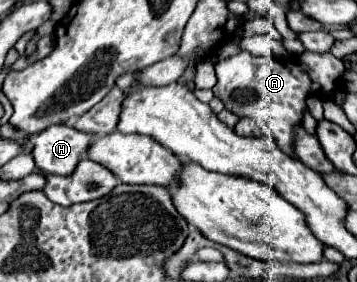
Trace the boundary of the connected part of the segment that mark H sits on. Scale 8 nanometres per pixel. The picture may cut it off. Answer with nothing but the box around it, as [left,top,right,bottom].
[33,124,95,176]

